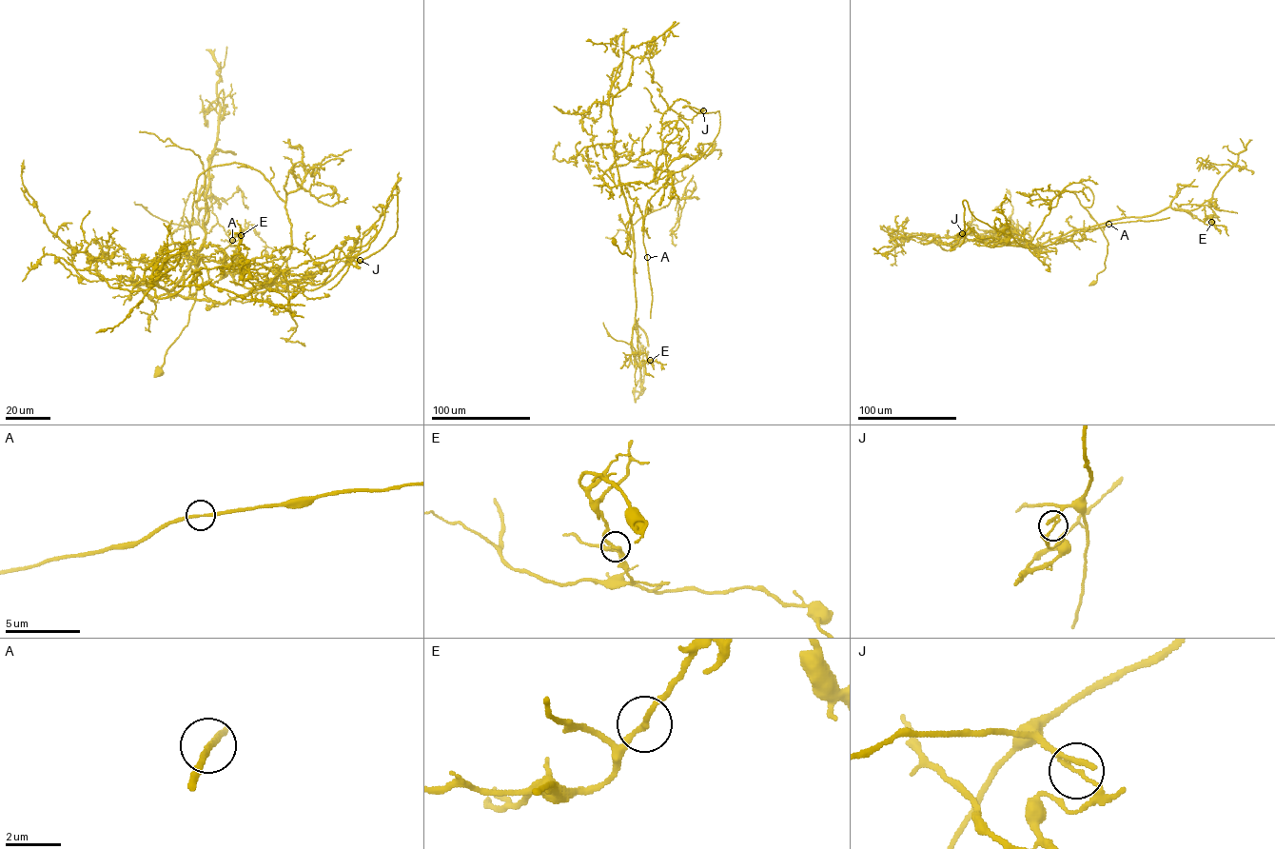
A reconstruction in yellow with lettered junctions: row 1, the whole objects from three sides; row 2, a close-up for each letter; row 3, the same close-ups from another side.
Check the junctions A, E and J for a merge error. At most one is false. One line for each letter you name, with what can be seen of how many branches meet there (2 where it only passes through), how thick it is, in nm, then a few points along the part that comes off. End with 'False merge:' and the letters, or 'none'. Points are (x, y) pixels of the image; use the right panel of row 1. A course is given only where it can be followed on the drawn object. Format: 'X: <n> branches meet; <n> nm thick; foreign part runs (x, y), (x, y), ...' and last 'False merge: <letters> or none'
J: 2 branches meet; 190 nm thick; foreign part runs (962, 233), (966, 200), (976, 218), (1031, 246), (1062, 192), (1072, 191), (1108, 244), (1105, 268), (1089, 286)
False merge: J

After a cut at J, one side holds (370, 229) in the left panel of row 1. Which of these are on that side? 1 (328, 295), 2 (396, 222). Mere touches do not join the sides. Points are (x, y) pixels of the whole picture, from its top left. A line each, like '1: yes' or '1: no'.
1: yes
2: no

